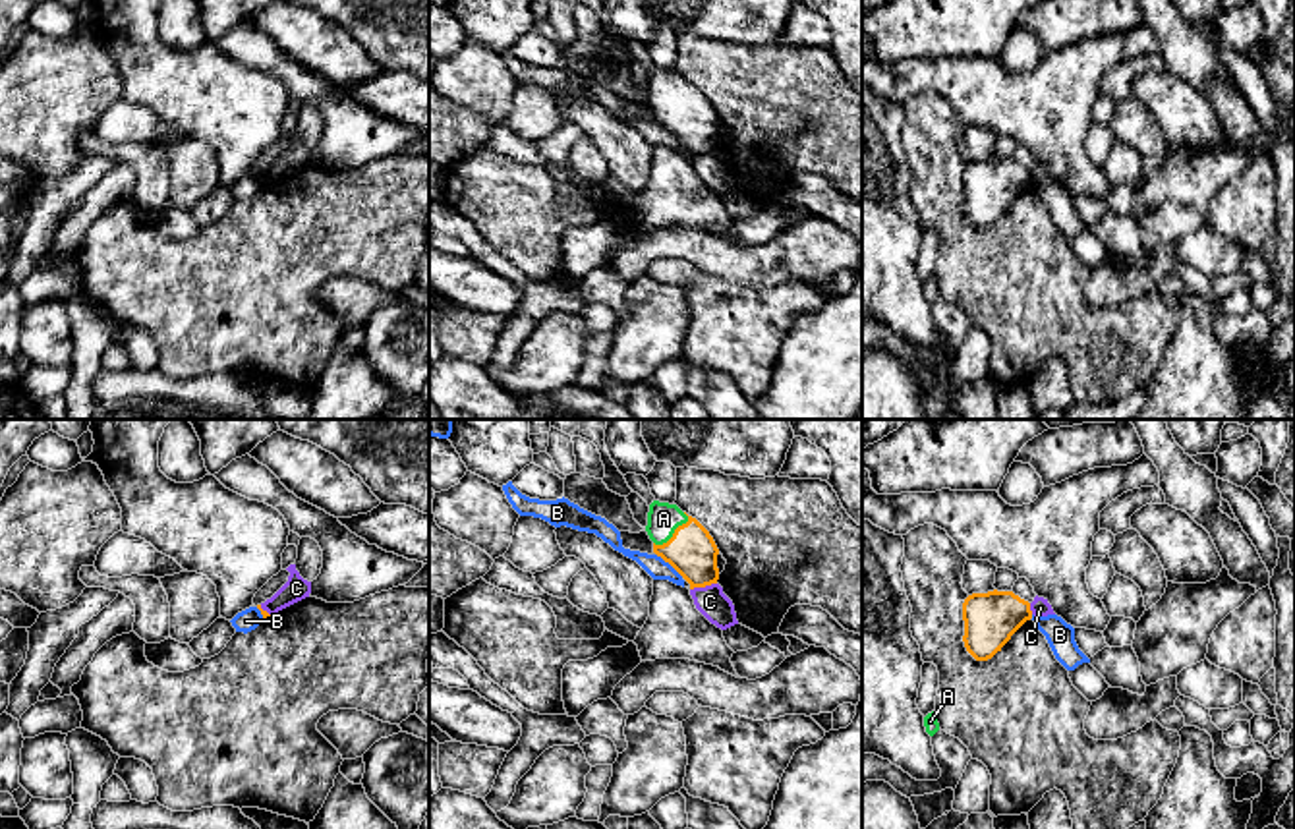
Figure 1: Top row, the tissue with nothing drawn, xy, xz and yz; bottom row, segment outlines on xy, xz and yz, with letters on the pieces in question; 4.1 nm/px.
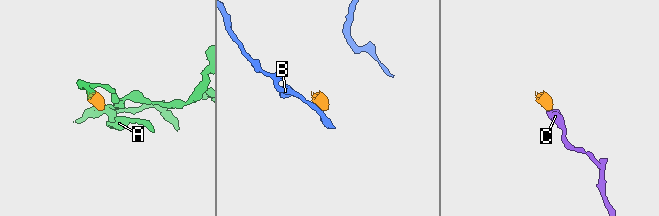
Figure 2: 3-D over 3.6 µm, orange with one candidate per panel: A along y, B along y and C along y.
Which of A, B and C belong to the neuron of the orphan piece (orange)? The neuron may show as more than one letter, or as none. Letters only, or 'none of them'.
A

